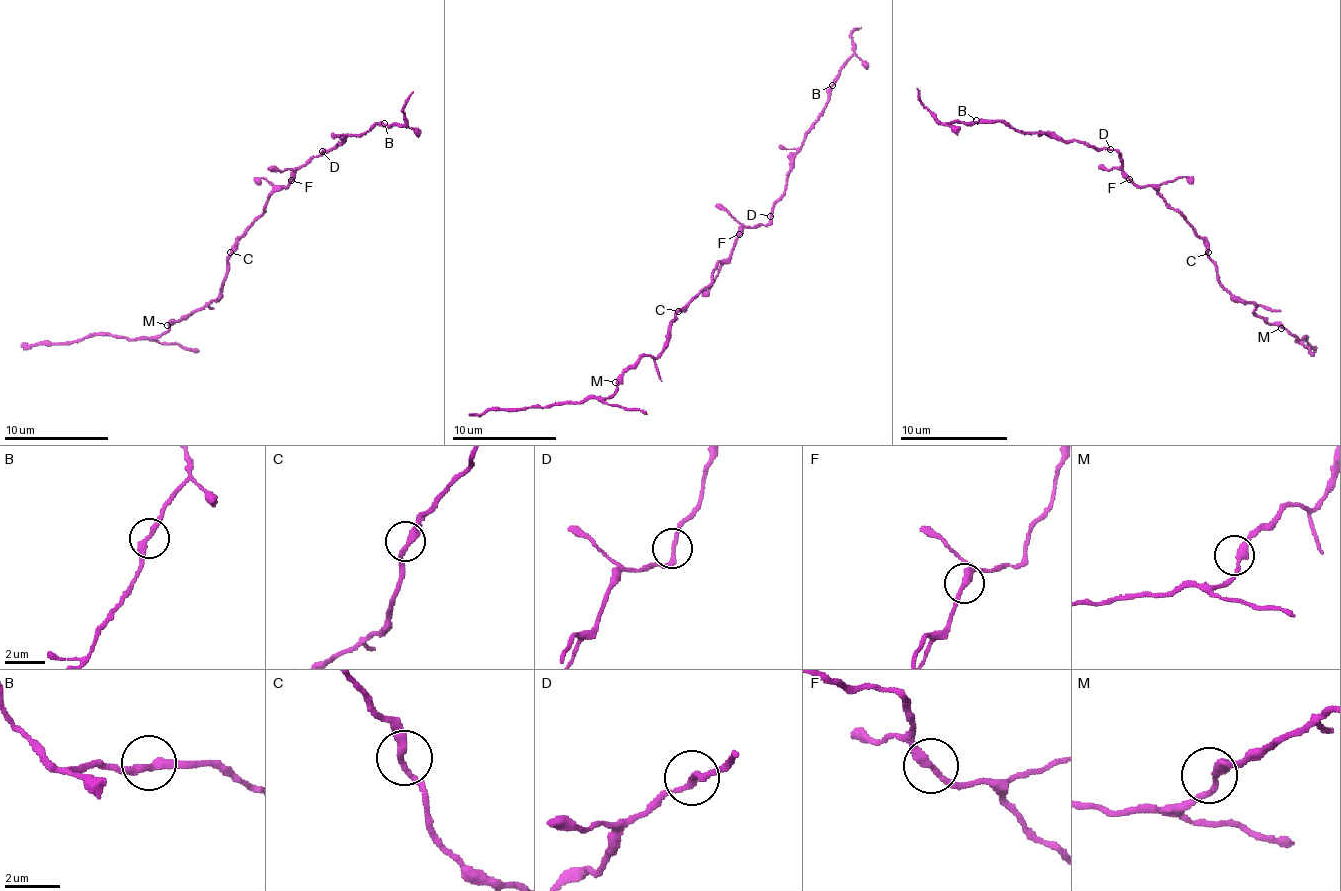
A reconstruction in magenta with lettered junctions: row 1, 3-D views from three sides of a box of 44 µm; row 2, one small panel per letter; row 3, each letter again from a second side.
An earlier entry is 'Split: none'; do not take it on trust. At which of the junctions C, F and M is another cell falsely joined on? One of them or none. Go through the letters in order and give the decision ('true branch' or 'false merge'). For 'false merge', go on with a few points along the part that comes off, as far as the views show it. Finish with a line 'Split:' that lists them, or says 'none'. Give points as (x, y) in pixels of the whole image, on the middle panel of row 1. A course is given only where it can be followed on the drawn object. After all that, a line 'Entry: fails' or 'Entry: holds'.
C: true branch
F: true branch
M: true branch
Split: none
Entry: holds

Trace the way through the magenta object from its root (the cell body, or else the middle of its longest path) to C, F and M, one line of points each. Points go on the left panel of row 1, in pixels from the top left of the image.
C: (264, 212), (230, 252)
F: (264, 212), (266, 199), (290, 181)
M: (264, 212), (240, 239), (230, 257), (222, 291), (209, 304), (167, 325)

